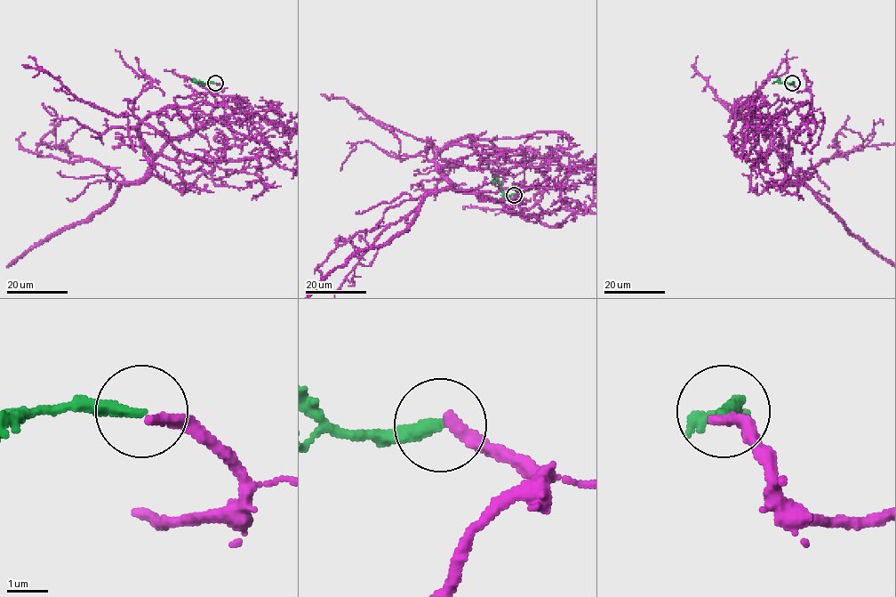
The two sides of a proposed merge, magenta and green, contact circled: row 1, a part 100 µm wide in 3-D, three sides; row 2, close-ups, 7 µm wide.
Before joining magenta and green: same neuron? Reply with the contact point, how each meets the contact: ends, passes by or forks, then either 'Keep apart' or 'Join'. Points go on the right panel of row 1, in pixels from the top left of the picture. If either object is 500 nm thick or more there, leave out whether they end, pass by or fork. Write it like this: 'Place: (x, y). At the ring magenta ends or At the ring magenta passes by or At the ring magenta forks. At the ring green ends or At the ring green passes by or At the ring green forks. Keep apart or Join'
Place: (792, 83). At the ring magenta ends. At the ring green ends. Keep apart

